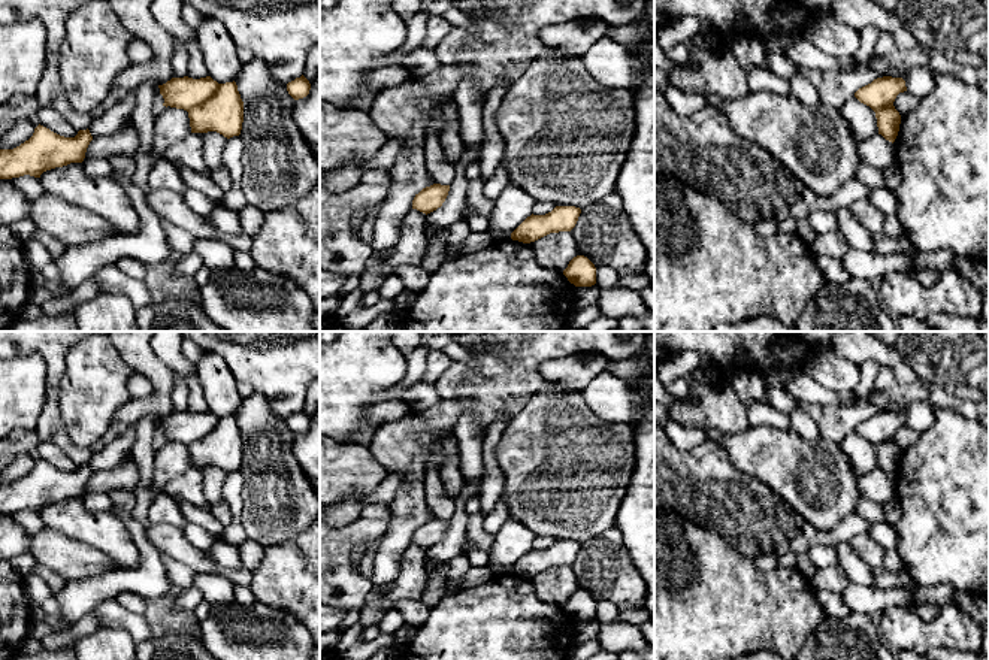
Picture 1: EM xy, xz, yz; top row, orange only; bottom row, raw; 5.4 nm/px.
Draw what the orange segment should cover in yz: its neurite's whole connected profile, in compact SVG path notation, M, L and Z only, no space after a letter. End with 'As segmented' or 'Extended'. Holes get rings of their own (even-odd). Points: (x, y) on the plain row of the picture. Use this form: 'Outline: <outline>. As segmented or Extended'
Outline: M883 411L855 427L861 438L875 446L878 469L892 478L898 470L901 458L901 449L895 443L893 436L904 426L907 426L907 421L902 412Z. As segmented

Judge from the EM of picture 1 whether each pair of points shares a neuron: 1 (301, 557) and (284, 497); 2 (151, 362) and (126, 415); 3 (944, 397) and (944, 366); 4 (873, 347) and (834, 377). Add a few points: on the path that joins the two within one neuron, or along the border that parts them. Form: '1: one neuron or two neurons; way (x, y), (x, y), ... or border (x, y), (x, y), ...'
1: two neurons; border (304, 530), (266, 548)
2: one neuron; way (159, 378), (159, 394), (142, 408)
3: two neurons; border (927, 381), (956, 397), (973, 402)
4: two neurons; border (828, 348), (858, 366)

